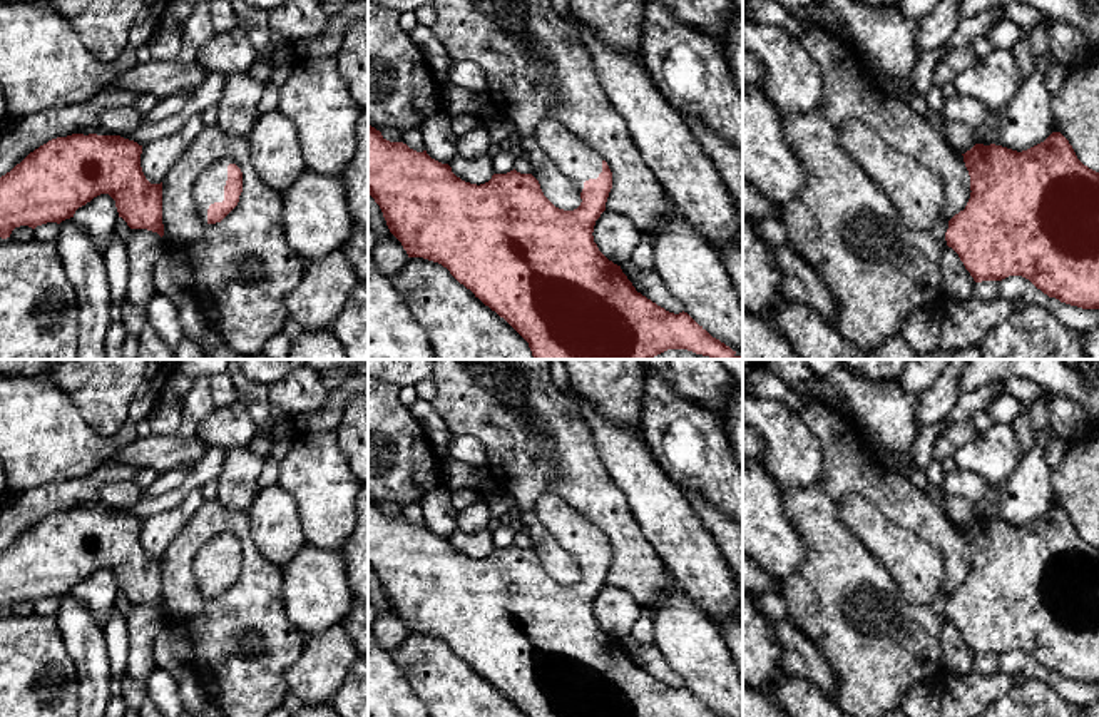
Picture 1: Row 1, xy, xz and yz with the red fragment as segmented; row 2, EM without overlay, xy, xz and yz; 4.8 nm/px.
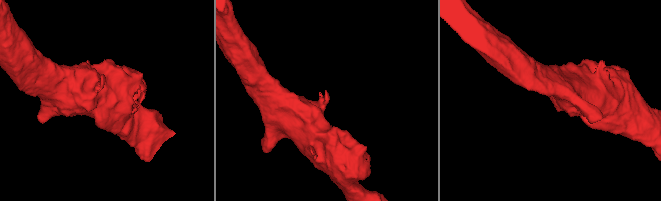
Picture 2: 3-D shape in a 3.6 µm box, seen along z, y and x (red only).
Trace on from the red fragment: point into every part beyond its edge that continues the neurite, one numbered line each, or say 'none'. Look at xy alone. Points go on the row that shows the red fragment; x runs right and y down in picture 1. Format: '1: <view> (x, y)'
1: xy (209, 188)

